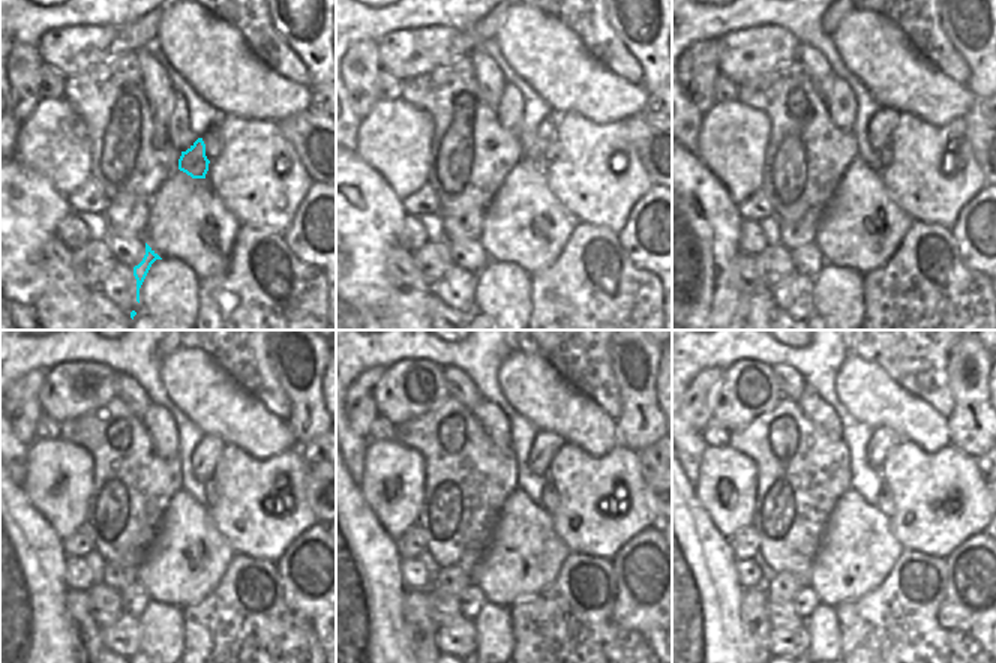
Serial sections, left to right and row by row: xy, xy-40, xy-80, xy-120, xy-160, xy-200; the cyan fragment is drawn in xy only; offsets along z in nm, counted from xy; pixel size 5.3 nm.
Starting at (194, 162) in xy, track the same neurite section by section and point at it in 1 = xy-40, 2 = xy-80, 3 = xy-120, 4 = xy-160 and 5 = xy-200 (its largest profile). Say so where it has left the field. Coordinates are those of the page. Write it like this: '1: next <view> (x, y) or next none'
1: next xy-40 (549, 125)
2: next xy-80 (882, 125)
3: next xy-120 (206, 455)
4: next xy-160 (546, 443)
5: next xy-200 (882, 441)

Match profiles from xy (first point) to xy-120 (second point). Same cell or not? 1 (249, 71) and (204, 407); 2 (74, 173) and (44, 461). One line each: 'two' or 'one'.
1: one
2: one

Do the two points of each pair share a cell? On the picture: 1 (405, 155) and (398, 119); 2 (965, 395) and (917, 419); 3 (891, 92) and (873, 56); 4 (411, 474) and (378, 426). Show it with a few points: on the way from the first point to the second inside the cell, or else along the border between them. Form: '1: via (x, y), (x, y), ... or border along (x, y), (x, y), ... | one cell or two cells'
1: via (398, 146), (398, 128) | one cell
2: border along (945, 419), (950, 444) | two cells
3: via (891, 83), (891, 74), (882, 65) | one cell
4: border along (368, 438), (393, 440) | two cells

